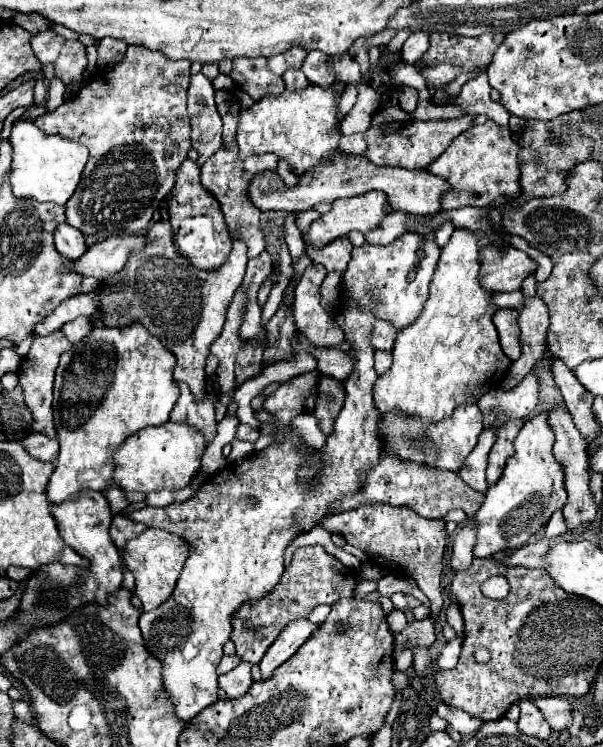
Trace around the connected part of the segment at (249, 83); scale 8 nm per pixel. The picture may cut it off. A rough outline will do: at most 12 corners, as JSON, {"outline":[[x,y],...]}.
{"outline":[[237,58],[228,76],[254,101],[284,91],[266,58]]}

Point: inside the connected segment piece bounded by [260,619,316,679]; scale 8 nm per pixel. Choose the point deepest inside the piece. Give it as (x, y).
(290, 639)

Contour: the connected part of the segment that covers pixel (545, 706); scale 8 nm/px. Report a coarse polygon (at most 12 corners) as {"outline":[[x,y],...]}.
{"outline":[[562,697],[530,699],[552,729],[570,721],[572,705]]}

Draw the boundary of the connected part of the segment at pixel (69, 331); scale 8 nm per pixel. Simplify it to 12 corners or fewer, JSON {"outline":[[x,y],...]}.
{"outline":[[86,317],[64,323],[62,331],[70,343],[82,341],[90,333]]}

